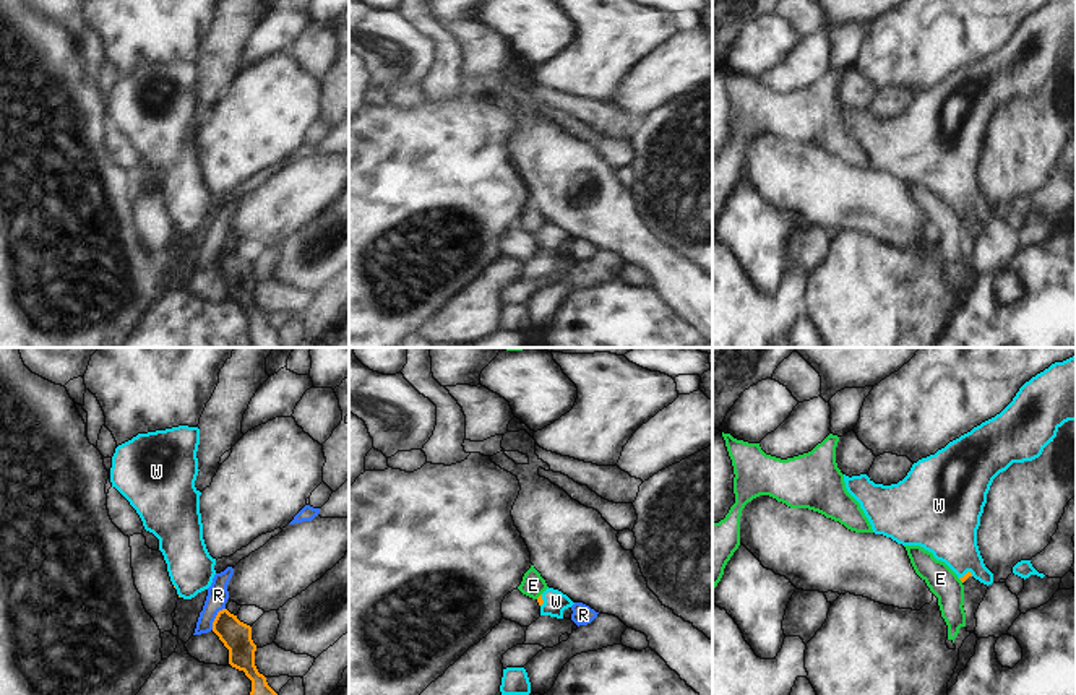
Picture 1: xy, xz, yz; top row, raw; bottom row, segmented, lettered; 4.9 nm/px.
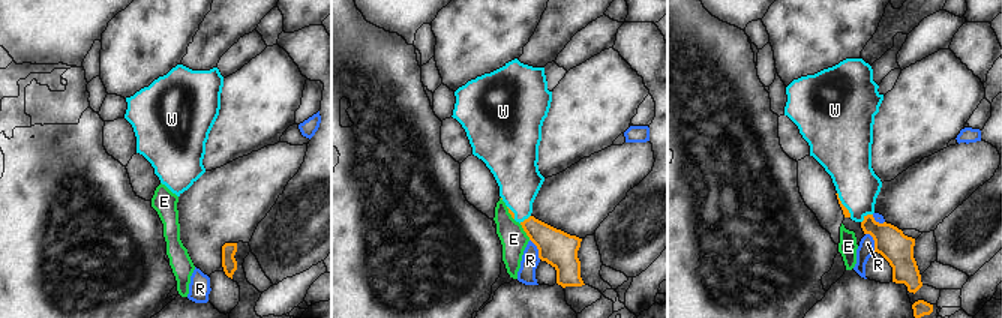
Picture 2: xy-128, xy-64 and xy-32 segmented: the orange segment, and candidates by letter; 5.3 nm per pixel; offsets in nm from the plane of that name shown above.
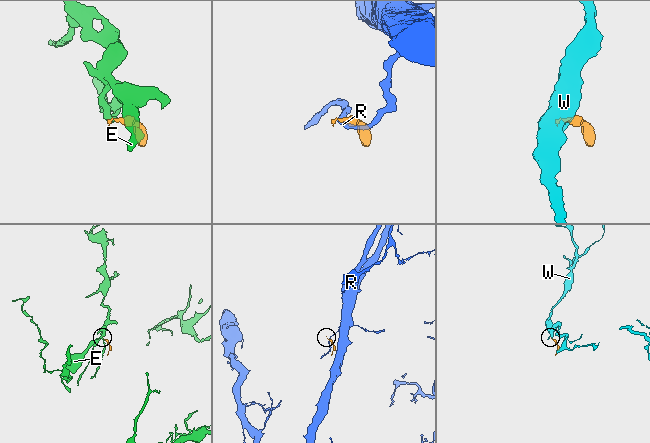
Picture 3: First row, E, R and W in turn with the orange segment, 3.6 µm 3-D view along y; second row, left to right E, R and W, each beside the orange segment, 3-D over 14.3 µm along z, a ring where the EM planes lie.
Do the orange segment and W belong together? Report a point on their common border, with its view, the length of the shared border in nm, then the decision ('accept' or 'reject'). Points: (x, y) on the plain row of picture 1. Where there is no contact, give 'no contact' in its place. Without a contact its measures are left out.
contact yz (968, 208); length 80 nm; accept

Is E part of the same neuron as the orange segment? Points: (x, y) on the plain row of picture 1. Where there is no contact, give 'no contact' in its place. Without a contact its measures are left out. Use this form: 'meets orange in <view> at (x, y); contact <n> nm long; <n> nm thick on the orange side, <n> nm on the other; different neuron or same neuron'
meets orange in xz at (539, 233); contact 40 nm long; 30 nm thick on the orange side, 120 nm on the other; different neuron

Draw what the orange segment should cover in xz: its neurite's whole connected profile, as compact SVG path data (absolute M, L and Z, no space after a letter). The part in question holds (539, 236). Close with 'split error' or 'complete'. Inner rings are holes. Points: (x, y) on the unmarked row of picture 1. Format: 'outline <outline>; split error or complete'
outline M547 224L539 234L540 252L550 252L563 255L563 247L571 244L575 239L558 226Z; split error

